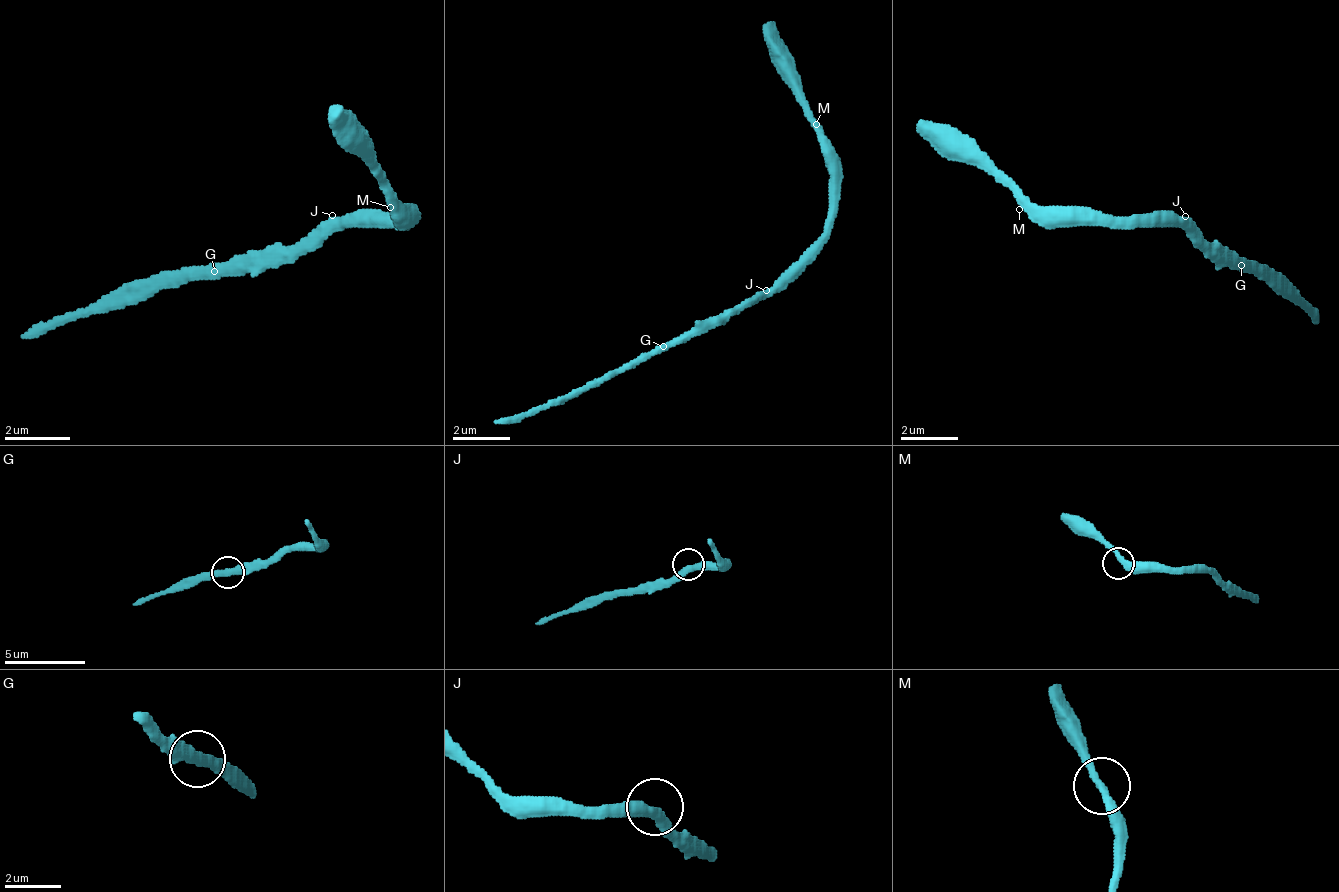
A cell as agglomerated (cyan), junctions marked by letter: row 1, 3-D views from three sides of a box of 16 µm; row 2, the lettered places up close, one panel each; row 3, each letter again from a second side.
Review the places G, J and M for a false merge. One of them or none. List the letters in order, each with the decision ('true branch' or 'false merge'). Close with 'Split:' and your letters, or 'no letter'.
G: true branch
J: true branch
M: true branch
Split: no letter

